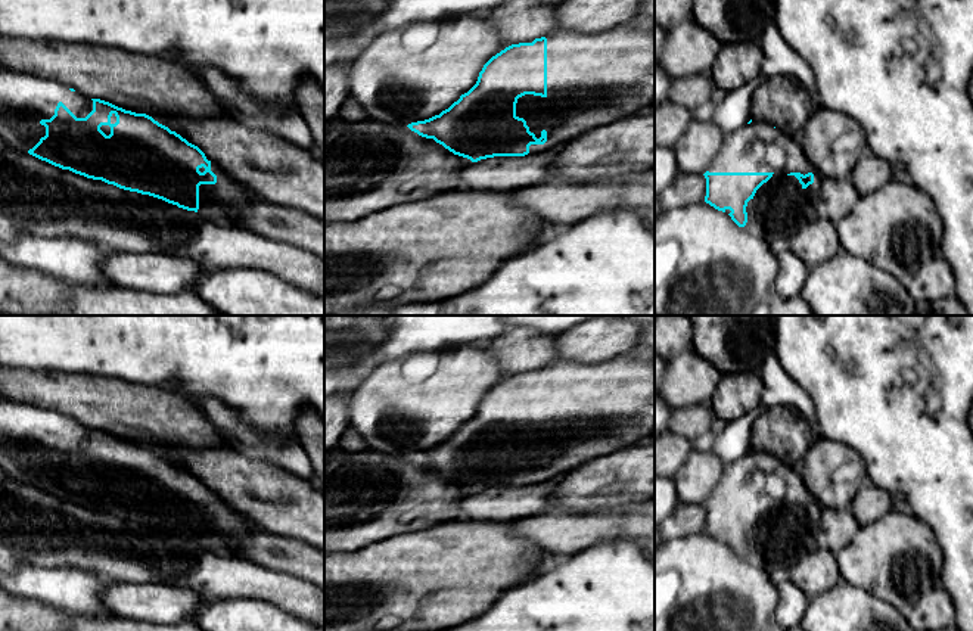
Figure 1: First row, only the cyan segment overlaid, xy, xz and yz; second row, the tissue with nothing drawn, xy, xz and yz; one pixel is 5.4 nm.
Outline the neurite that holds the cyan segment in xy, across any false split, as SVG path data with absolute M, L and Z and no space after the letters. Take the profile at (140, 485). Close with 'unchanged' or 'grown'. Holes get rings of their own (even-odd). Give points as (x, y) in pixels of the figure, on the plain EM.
M0 400L0 467L9 479L29 484L62 500L119 519L162 529L178 538L195 541L202 548L224 554L236 547L254 528L245 515L231 509L195 475L146 444L136 444L81 423L47 408Z | grown

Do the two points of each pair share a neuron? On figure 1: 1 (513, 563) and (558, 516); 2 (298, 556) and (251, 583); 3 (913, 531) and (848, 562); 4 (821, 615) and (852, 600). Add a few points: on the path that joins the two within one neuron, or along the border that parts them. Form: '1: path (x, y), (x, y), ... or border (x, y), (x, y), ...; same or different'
1: border (507, 524), (516, 532), (555, 556); different
2: border (242, 556), (307, 581); different
3: path (897, 547), (886, 558), (864, 562); same
4: path (829, 615), (838, 615), (845, 608); same

